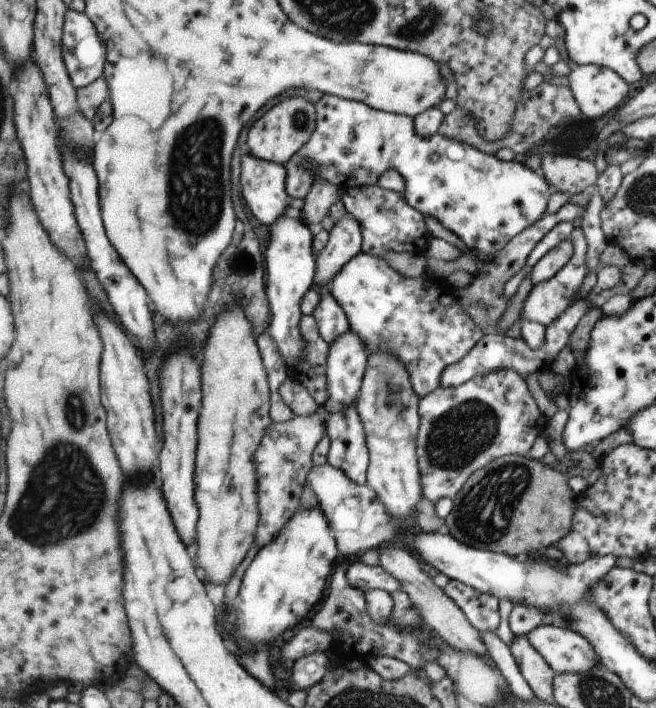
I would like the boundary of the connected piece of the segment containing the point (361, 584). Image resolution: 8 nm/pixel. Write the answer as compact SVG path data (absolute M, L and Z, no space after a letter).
M350 561L344 570L345 580L349 586L359 588L363 592L367 590L384 590L391 594L391 592L401 591L399 582L386 570L383 570L379 565L368 566L361 561Z

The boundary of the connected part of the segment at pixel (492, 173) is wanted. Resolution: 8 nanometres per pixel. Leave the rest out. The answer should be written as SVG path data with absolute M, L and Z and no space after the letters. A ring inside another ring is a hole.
M323 94L315 102L315 107L315 130L309 136L308 142L283 164L287 170L285 187L289 199L304 198L311 190L313 180L317 178L339 186L341 192L345 188L351 188L351 162L353 186L371 186L373 168L395 169L403 178L402 196L409 205L417 209L421 216L435 218L467 250L481 251L487 256L498 254L511 239L545 214L545 202L549 198L548 182L515 160L500 161L495 155L481 152L464 141L451 140L437 133L421 138L415 132L415 121L412 117L383 112L361 101ZM303 157L307 158L307 168L301 168Z

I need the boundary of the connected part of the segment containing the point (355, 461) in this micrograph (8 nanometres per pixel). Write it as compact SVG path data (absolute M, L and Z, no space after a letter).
M345 404L341 412L331 412L327 418L327 435L329 437L329 449L326 462L332 467L338 468L355 483L365 482L365 473L368 463L367 448L363 428L355 404Z

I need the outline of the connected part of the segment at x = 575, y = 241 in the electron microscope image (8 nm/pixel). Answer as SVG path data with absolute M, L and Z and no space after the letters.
M575 227L571 231L569 242L573 246L571 258L551 278L547 278L547 280L543 280L539 284L532 285L527 298L521 304L520 316L523 319L542 324L547 328L553 320L560 319L560 316L571 306L571 300L575 300L575 294L577 294L577 290L579 290L579 286L581 286L581 282L583 282L586 274L586 242L581 228Z

